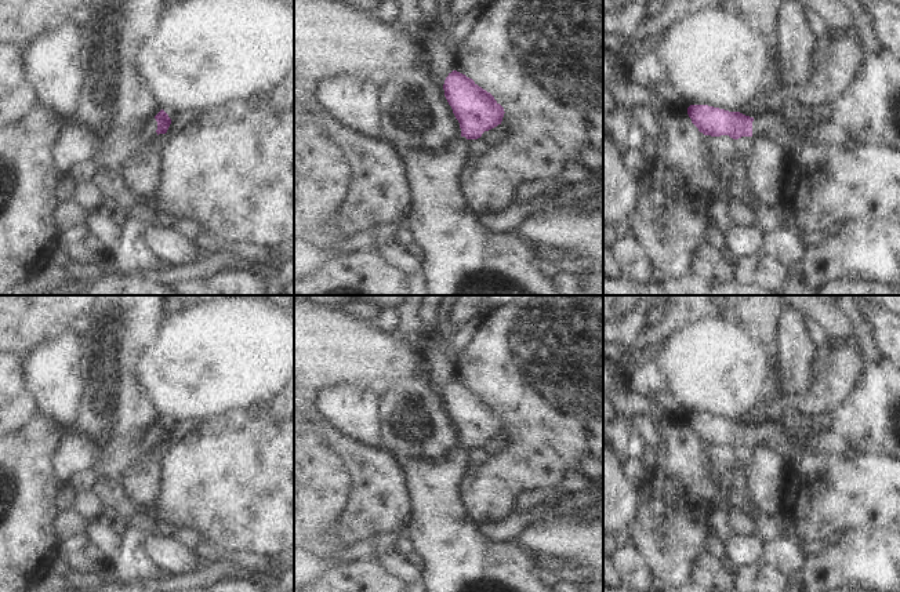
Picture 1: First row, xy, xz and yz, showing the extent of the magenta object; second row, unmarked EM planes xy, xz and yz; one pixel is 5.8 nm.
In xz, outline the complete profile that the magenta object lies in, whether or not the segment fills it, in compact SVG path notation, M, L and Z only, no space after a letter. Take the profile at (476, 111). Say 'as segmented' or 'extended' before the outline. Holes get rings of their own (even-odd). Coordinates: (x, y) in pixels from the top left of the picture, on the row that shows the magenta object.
extended; M453 70L443 84L444 97L460 123L461 138L443 150L400 150L409 166L414 188L414 210L406 221L414 241L425 254L422 272L428 279L431 295L560 295L555 288L549 268L536 253L536 243L516 230L496 233L487 229L469 204L461 181L472 157L469 139L478 139L485 131L501 124L504 108L494 97L472 79Z

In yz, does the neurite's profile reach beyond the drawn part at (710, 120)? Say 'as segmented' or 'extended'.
extended

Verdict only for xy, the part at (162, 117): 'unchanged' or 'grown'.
grown

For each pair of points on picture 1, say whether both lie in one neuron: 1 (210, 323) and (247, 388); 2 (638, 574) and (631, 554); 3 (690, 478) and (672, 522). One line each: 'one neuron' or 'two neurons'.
1: one neuron
2: one neuron
3: one neuron

